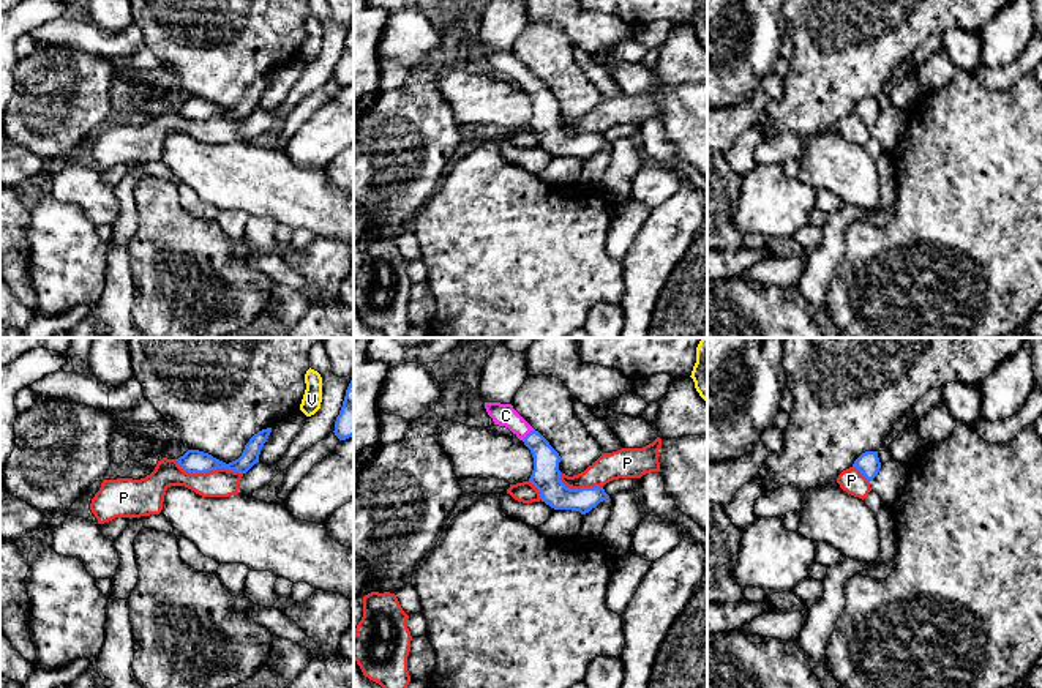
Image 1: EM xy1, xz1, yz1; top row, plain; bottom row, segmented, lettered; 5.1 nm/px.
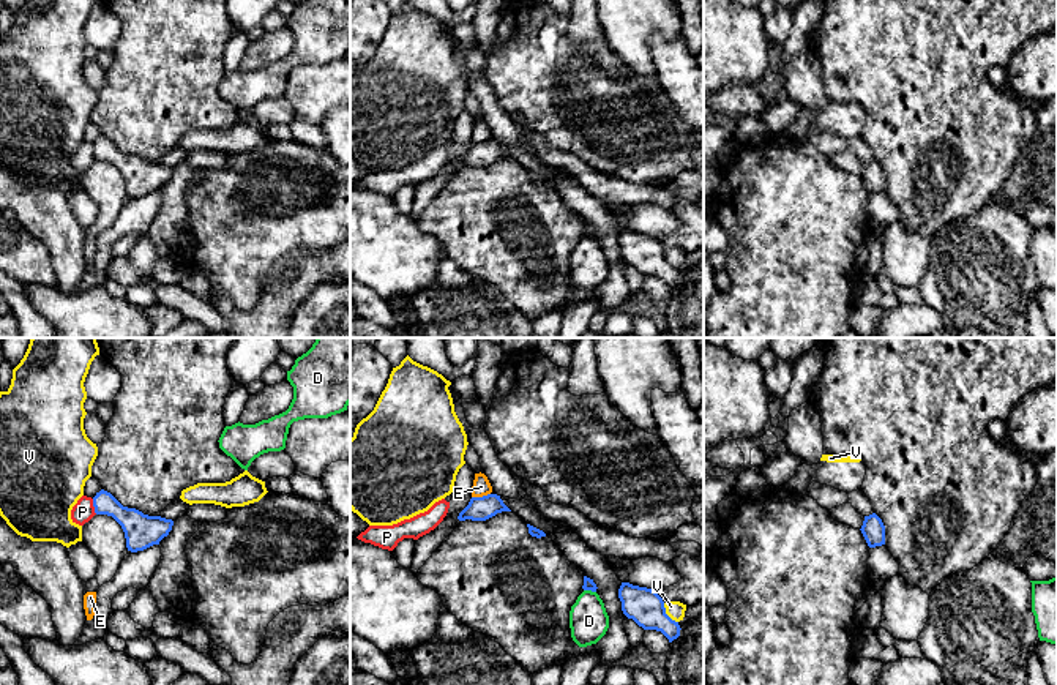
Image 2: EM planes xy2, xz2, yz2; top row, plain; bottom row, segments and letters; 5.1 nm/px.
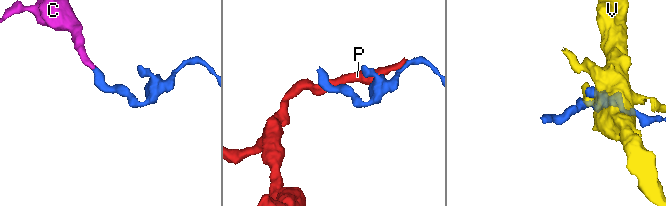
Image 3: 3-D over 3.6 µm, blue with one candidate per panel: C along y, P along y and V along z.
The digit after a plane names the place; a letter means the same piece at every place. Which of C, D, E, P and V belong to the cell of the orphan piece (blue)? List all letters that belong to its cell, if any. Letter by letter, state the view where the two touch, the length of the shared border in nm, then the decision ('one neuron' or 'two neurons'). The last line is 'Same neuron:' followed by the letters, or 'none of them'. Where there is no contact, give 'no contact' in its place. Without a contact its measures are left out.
C: contact in xz1; length 90 nm; one neuron
D: contact in xz2; length 70 nm; two neurons
E: contact in xz2; length 100 nm; two neurons
P: contact in xy1; length 360 nm; two neurons
V: contact in xz2; length 130 nm; two neurons
Same neuron: C

